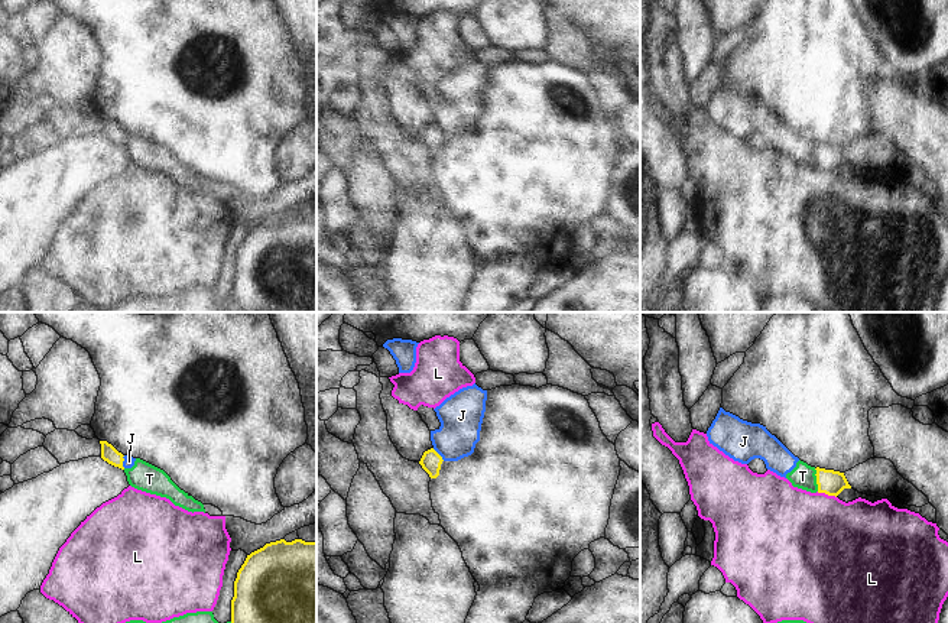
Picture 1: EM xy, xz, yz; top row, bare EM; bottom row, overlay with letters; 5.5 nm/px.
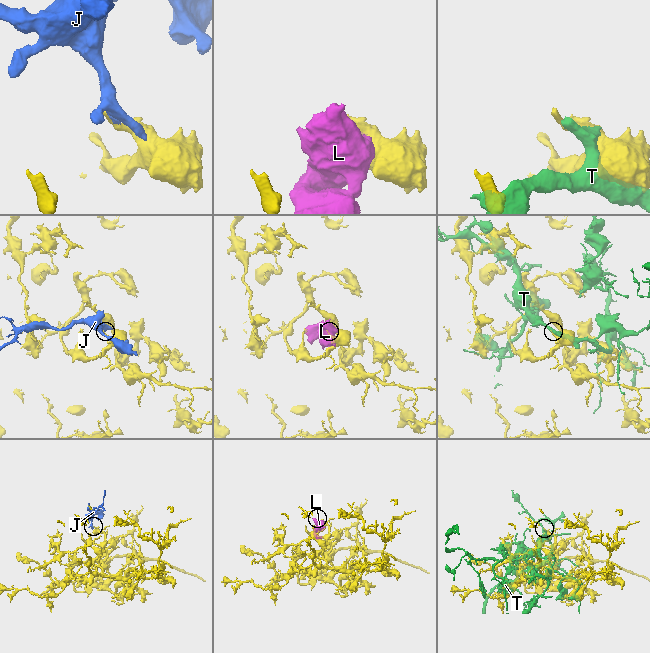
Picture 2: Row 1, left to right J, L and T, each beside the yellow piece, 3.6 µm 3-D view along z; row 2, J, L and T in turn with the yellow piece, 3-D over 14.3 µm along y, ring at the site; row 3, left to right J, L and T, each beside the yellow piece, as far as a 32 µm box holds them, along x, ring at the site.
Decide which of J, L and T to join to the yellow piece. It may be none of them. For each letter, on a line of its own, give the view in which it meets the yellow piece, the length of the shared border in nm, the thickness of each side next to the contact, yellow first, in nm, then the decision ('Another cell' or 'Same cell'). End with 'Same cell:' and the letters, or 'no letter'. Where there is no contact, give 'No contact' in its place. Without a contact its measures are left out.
J: Touches yellow in xy. Shared border 70 nm. Thickness 90 nm (yellow) against 60 nm. Another cell
L: Touches yellow in yz. Shared border 120 nm. Thickness 140 nm (yellow) against 480 nm. Another cell
T: Touches yellow in yz. Shared border 130 nm. Thickness 140 nm (yellow) against 140 nm. Another cell
Same cell: no letter.

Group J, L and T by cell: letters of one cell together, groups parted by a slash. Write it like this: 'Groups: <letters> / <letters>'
Groups: J T / L.

